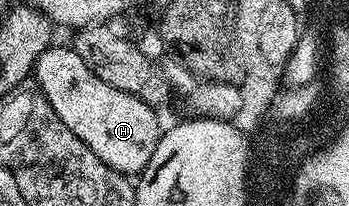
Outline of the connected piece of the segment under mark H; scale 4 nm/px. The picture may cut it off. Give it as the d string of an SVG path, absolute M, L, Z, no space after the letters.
M70 46L47 47L45 53L41 53L41 57L37 57L35 62L33 83L42 91L49 105L53 105L59 120L69 129L73 129L73 133L81 137L81 141L85 141L85 145L89 145L89 149L93 149L93 153L97 153L97 157L105 161L105 165L109 165L114 171L123 172L128 177L138 176L149 165L149 157L153 157L161 134L159 119L155 116L156 110L139 99L138 95L122 92L121 89L101 81Z

